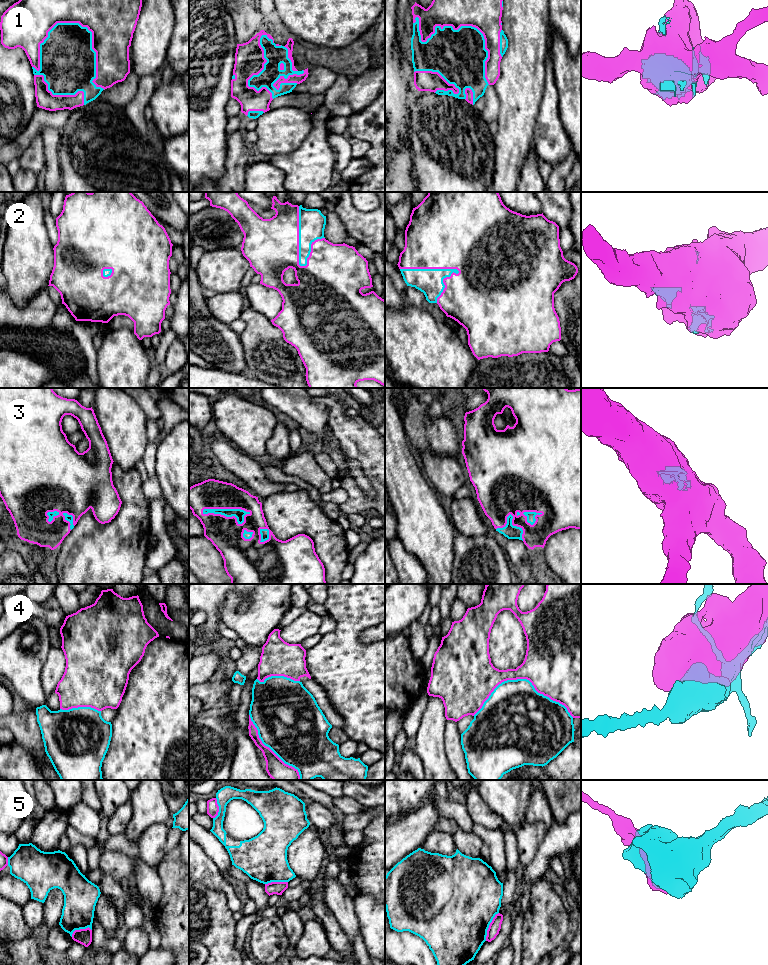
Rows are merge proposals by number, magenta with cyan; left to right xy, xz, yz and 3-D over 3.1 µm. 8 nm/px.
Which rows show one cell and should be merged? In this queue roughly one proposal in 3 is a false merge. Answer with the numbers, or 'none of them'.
1, 2, 3

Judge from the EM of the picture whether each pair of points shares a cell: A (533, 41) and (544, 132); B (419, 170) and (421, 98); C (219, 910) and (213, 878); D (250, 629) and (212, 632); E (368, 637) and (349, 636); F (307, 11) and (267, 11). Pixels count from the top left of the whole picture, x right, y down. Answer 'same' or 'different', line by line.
A: different
B: same
C: different
D: different
E: different
F: different

